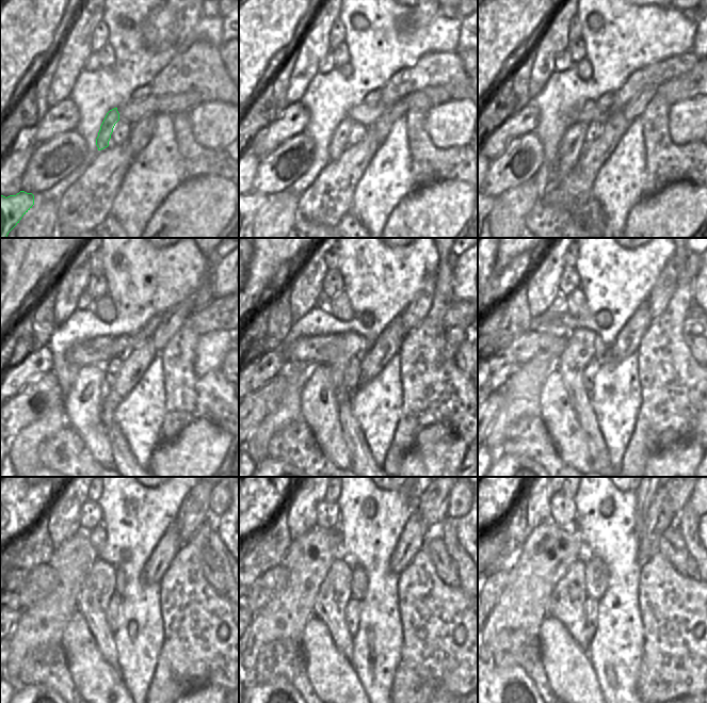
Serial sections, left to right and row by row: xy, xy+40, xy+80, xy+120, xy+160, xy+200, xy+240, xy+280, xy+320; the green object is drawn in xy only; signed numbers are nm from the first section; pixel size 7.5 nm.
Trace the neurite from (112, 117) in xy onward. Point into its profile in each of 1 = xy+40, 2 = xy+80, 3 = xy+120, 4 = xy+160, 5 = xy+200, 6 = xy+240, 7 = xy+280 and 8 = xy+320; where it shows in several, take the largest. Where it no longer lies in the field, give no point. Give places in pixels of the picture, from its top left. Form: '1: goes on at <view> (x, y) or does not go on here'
1: goes on at xy+40 (339, 140)
2: goes on at xy+80 (572, 144)
3: goes on at xy+120 (82, 403)
4: goes on at xy+160 (318, 402)
5: goes on at xy+200 (556, 410)
6: goes on at xy+240 (97, 683)
7: goes on at xy+280 (332, 676)
8: goes on at xy+320 (572, 678)

